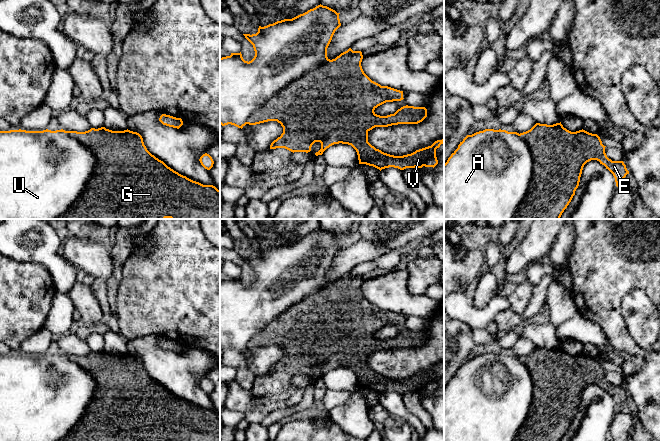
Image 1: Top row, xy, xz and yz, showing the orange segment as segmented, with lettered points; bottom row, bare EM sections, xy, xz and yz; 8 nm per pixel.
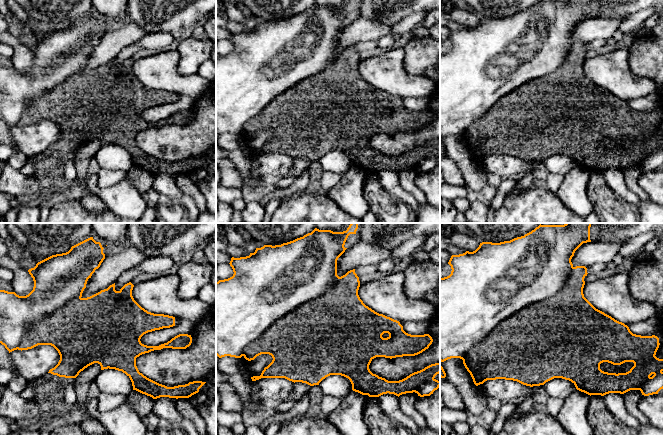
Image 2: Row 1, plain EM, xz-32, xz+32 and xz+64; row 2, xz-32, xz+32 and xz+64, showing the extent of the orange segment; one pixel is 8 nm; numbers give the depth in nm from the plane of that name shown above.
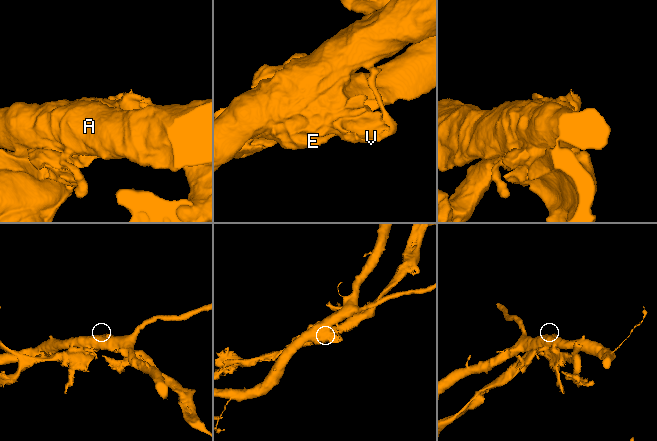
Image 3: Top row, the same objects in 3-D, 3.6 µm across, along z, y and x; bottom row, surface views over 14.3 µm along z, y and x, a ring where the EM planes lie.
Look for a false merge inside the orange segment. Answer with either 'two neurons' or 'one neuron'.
two neurons

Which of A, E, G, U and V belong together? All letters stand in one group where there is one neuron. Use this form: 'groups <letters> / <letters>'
groups A U / E G V

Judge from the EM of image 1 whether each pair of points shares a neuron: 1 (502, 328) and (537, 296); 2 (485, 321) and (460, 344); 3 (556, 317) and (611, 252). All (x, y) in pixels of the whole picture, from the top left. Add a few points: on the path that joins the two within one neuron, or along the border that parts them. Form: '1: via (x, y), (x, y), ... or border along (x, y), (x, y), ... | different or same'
1: via (512, 320), (522, 318), (534, 306) | same
2: border along (454, 318), (465, 322), (472, 329) | different
3: border along (571, 297), (578, 312) | different

